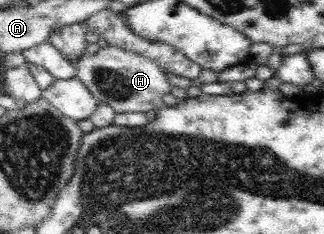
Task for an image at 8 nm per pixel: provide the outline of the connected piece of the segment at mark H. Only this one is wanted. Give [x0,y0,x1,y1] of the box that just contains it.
[77,45,171,114]

